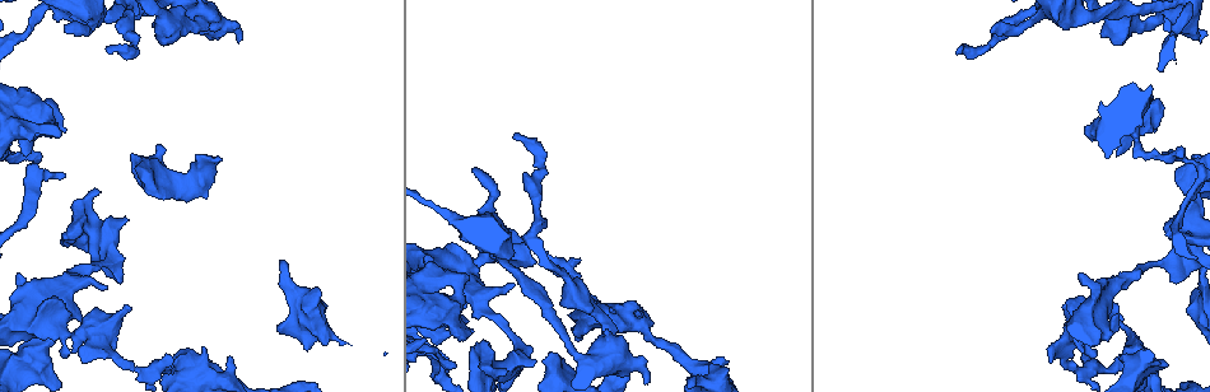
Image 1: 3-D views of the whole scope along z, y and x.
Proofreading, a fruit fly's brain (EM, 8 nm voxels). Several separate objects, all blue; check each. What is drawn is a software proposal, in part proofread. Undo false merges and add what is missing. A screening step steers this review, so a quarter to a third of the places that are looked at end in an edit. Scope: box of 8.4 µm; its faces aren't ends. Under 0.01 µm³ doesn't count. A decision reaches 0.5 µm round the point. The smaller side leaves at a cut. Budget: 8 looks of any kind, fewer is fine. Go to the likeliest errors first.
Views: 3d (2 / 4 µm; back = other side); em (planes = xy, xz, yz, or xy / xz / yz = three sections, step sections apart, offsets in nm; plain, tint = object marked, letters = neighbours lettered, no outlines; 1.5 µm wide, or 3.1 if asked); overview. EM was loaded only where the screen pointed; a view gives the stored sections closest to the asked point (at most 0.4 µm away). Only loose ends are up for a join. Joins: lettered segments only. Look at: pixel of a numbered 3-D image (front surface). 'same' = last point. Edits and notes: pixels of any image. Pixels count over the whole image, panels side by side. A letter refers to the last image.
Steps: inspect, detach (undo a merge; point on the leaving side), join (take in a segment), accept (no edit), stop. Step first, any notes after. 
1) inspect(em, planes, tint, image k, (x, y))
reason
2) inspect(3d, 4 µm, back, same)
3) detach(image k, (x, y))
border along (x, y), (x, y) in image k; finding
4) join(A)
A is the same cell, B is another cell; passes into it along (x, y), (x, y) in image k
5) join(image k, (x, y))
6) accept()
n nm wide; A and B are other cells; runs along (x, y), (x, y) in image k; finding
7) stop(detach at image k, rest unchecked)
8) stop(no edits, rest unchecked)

inspect(3d, 4 µm, image 1, (475, 168))
an open end

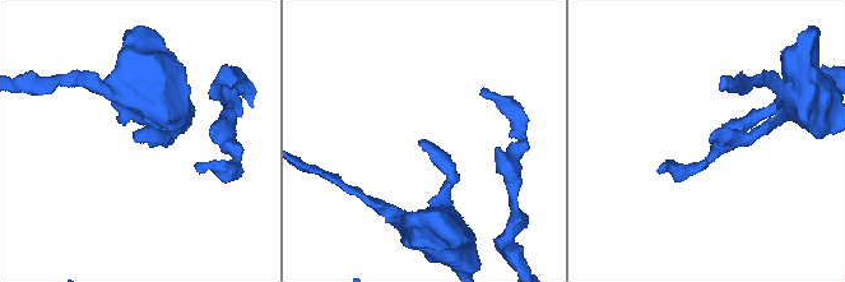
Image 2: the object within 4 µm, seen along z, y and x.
inspect(em, xz, step 8, letters, image 2, (421, 140))
shape alone is not enough

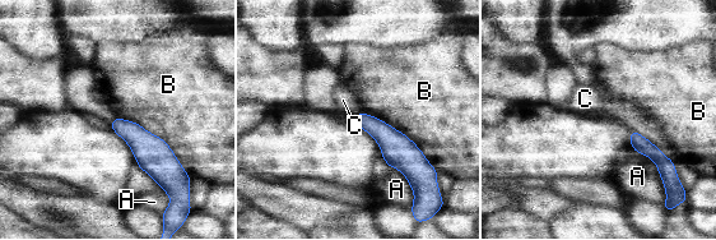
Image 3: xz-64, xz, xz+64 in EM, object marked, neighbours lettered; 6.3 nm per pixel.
inspect(em, planes, letters, same)
another direction

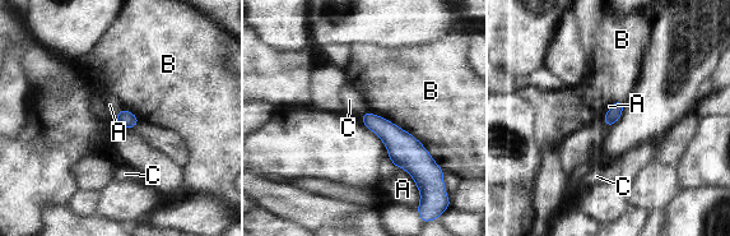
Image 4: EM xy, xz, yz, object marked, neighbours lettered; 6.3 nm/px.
accept()
A, B and C are other cells; no lettered segment goes on from it

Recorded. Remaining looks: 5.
inspect(em, planes, letters, image 1, (111, 258))
three arms meet

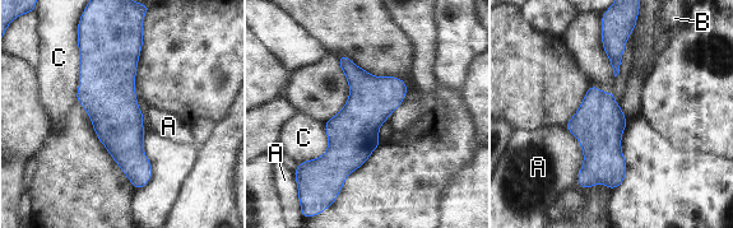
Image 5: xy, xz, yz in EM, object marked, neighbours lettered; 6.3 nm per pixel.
accept()
320 nm wide; A, B and C are other cells; continuous, no second neuron

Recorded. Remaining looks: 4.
inspect(em, yz, step 8, tint, image 1, (1195, 162))
thin neck

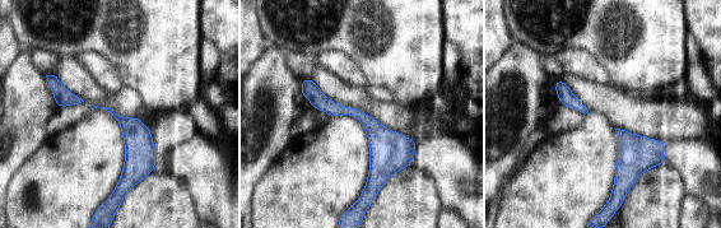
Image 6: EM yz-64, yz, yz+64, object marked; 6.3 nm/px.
inspect(em, planes, letters, same)
another direction

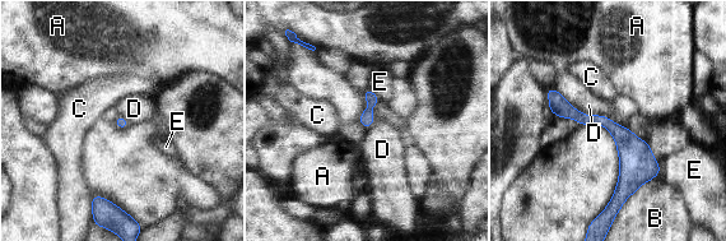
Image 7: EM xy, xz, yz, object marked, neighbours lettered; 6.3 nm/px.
accept()
A, B, C, D and E are other cells; border along (555, 88), (580, 111), (610, 119) in image 7; one neuron here

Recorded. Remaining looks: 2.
stop(no edits, rest unchecked)

